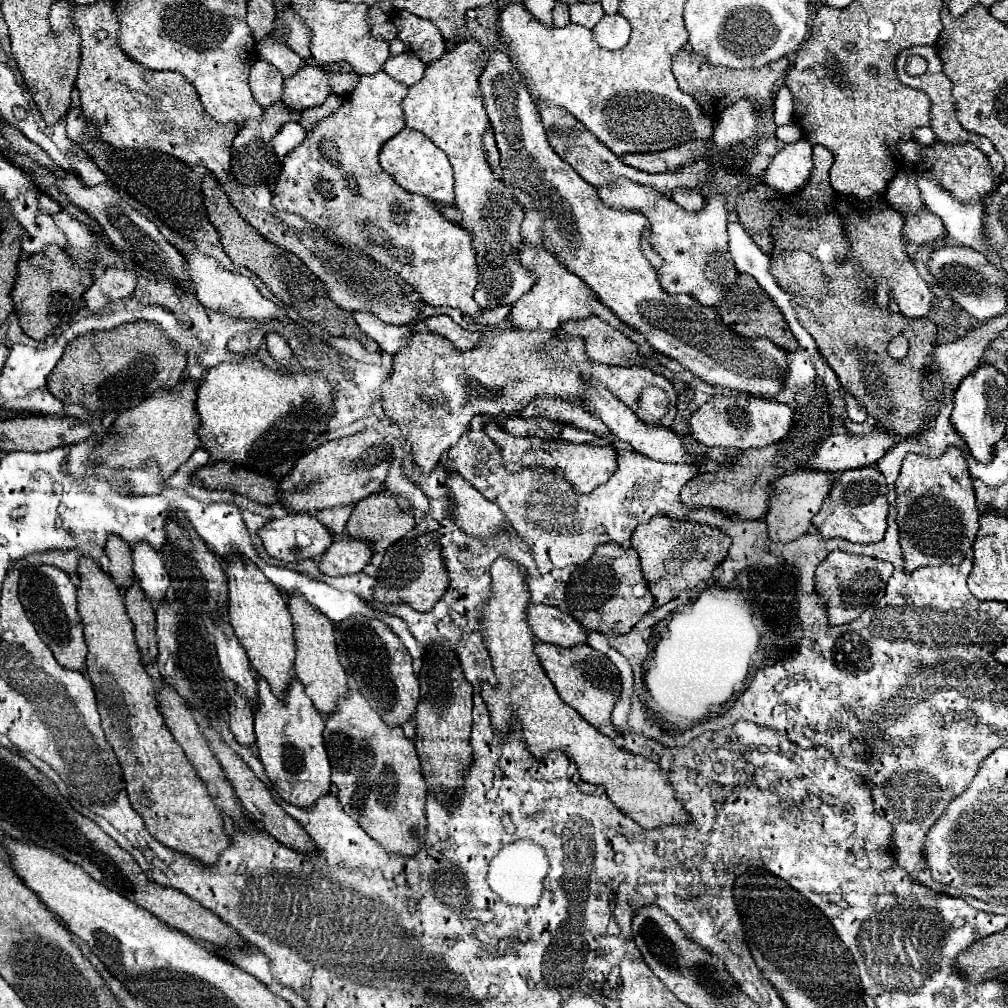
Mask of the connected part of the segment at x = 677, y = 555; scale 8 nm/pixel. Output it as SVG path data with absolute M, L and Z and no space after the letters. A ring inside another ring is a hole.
M656 514L650 522L640 524L632 534L632 546L640 554L642 572L656 596L656 606L666 604L668 600L676 598L686 588L694 588L698 582L706 582L714 576L714 570L724 560L732 538L716 526L710 524L696 524L690 520L674 520L664 514Z

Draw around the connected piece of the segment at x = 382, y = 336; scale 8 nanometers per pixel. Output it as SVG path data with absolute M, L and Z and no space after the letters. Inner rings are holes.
M356 312L354 318L356 318L360 330L366 332L388 354L396 354L396 350L400 350L400 346L406 344L408 336L412 336L412 330L415 327L415 324L390 326L368 312Z

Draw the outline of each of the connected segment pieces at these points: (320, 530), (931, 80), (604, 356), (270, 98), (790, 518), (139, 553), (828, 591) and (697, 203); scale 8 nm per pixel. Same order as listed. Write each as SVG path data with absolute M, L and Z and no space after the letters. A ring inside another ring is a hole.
M304 512L288 514L280 520L270 520L258 534L264 542L266 552L282 562L298 562L302 558L320 558L320 554L324 554L330 548L330 544L334 544L336 540L336 536L332 536L332 532L324 524L320 524L314 516Z
M914 46L914 48L902 50L902 52L898 54L898 58L896 58L896 76L898 76L898 80L900 80L902 84L906 84L906 86L910 86L910 88L924 90L924 92L930 96L930 100L932 100L932 126L930 126L930 128L934 130L934 134L936 134L936 138L938 138L940 142L944 142L944 144L964 144L964 142L972 142L976 148L980 148L980 150L988 156L988 162L990 162L990 168L992 168L992 176L998 178L998 176L1002 174L1004 160L1002 160L1002 156L998 154L998 150L992 146L992 142L990 142L988 138L984 138L984 136L966 132L966 130L960 126L960 122L958 122L958 118L956 118L956 102L954 102L954 96L952 96L952 82L950 82L950 78L942 72L942 62L940 62L940 58L938 58L934 46ZM914 54L926 58L926 62L928 62L928 70L926 70L922 76L908 76L906 70L904 70L906 58L908 58L908 56L914 56Z
M590 316L586 320L568 320L560 328L566 334L582 338L586 344L586 354L594 362L614 366L634 366L636 358L640 358L640 364L648 366L648 358L640 354L638 344L598 316L594 318Z
M258 60L256 64L252 64L248 84L250 84L250 90L254 94L254 100L262 108L266 108L266 106L270 106L270 104L280 100L282 82L284 82L284 78L282 78L280 70L276 70L266 60Z
M812 468L798 470L794 474L786 474L786 476L776 478L774 480L774 492L770 498L770 510L766 514L770 540L790 542L798 536L804 536L812 526L812 518L818 514L824 500L828 498L828 492L830 492L834 480L836 480L834 472L812 470Z
M140 542L132 546L132 560L134 560L134 574L138 576L146 596L156 602L162 600L168 592L170 576L158 552L148 542Z
M842 550L830 552L828 558L816 568L816 590L824 596L824 604L828 606L828 622L834 626L852 622L860 612L866 610L862 606L876 604L884 596L892 572L894 566L884 560L848 554Z
M676 188L672 192L672 200L676 204L680 204L688 212L696 212L696 210L700 210L704 206L704 198L702 198L702 194L698 190L682 190L682 188Z

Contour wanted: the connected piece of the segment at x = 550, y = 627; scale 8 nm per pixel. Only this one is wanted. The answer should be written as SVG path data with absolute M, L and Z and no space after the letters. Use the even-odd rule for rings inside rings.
M530 602L528 618L534 636L542 642L556 644L560 648L574 648L588 642L588 632L580 626L580 622L560 608Z

